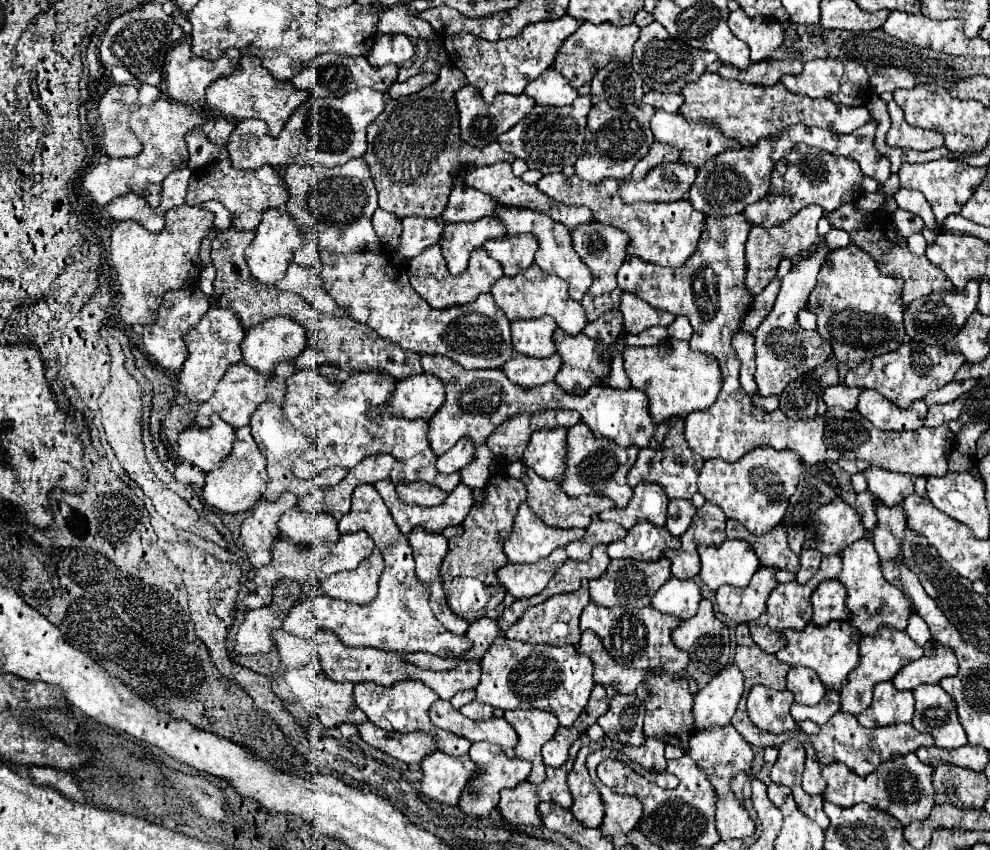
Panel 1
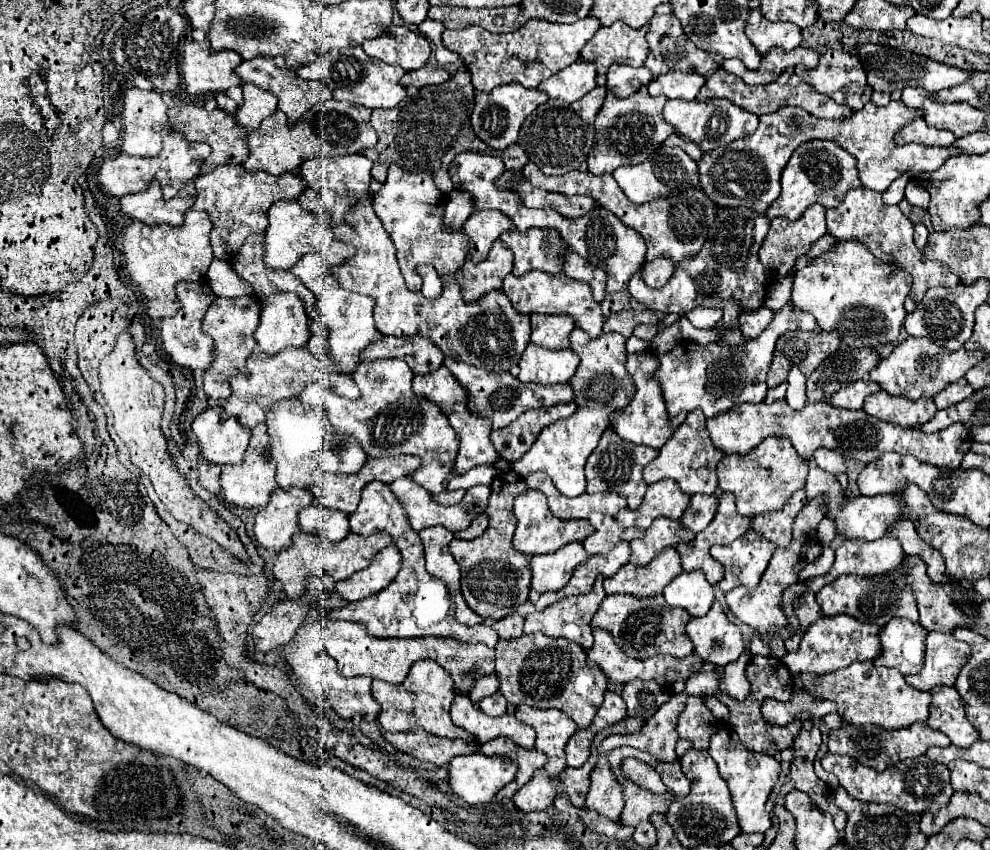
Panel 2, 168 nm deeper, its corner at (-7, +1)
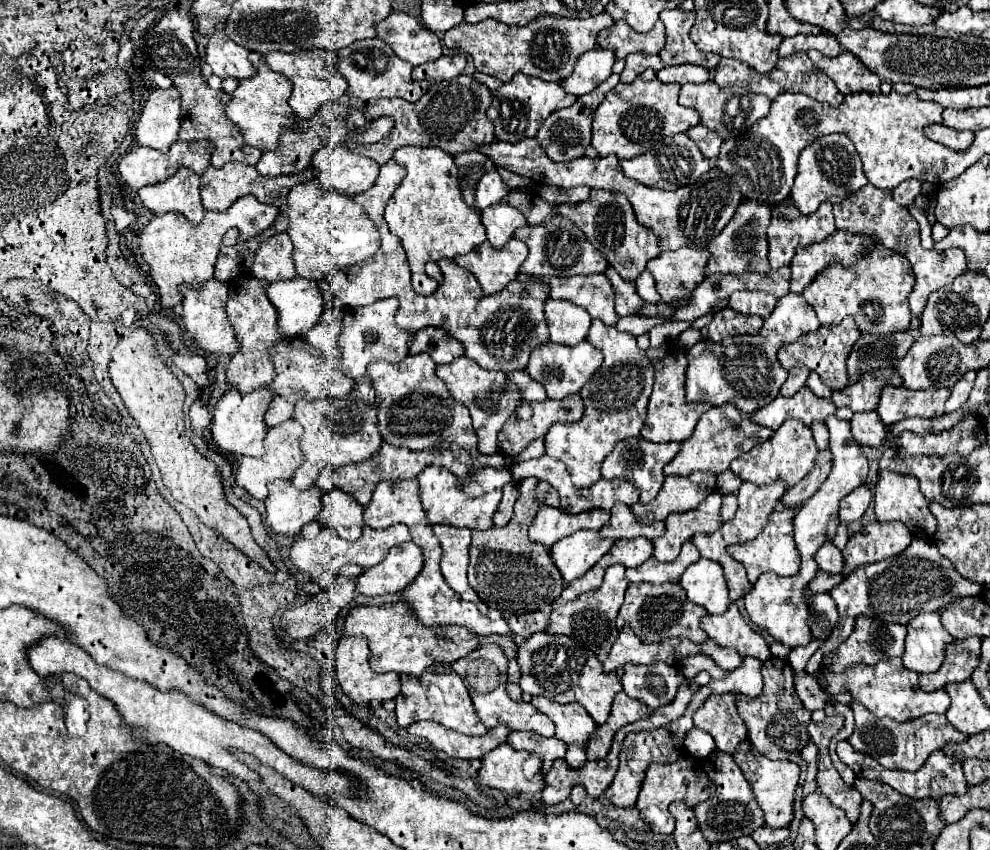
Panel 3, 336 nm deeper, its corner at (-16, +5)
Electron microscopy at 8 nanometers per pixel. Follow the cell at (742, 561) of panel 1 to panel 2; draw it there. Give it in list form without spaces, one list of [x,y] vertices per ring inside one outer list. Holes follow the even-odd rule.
[[[749,530],[741,538],[725,546],[711,546],[711,556],[723,564],[723,580],[719,588],[729,592],[737,586],[755,588],[775,552],[775,546],[759,533]]]

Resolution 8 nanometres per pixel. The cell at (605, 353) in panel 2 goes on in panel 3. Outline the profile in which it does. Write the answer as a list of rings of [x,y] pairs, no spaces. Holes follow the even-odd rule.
[[[594,320],[588,342],[604,352],[604,362],[580,390],[584,416],[574,424],[556,424],[546,434],[546,456],[566,464],[576,488],[588,488],[602,478],[600,466],[610,450],[614,450],[616,442],[640,436],[654,384],[654,366],[646,352],[636,346],[636,338],[632,334],[624,334],[600,320]]]

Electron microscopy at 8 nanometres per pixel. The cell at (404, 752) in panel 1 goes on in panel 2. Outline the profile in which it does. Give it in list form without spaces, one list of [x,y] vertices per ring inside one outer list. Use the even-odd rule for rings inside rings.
[[[425,730],[385,734],[385,740],[399,752],[405,752],[413,758],[431,762],[435,766],[445,766],[453,756],[471,754],[477,750],[477,742],[467,744],[463,740],[449,740],[449,738],[445,740],[445,738],[439,738]]]

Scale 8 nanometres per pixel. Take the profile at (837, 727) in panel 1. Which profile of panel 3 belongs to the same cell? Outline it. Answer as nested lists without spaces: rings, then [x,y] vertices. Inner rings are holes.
[[[852,700],[850,706],[854,710],[856,728],[854,728],[854,734],[848,738],[848,742],[858,752],[864,752],[864,754],[872,756],[874,760],[878,760],[884,768],[898,768],[898,770],[916,772],[934,750],[944,748],[948,742],[964,742],[964,738],[968,738],[962,732],[958,732],[946,720],[946,716],[924,714],[924,716],[920,716],[916,720],[896,722],[892,718],[876,718],[864,706],[860,706],[856,700]]]

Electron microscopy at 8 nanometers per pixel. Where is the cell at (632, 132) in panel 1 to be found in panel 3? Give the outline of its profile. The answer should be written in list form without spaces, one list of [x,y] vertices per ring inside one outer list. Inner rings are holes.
[[[652,68],[644,70],[630,84],[620,82],[604,96],[602,104],[594,112],[592,146],[598,150],[600,156],[616,154],[624,158],[634,158],[650,150],[660,138],[686,132],[692,126],[700,124],[700,114],[696,114],[696,110],[678,104],[678,90],[680,86],[676,84],[660,82]]]

